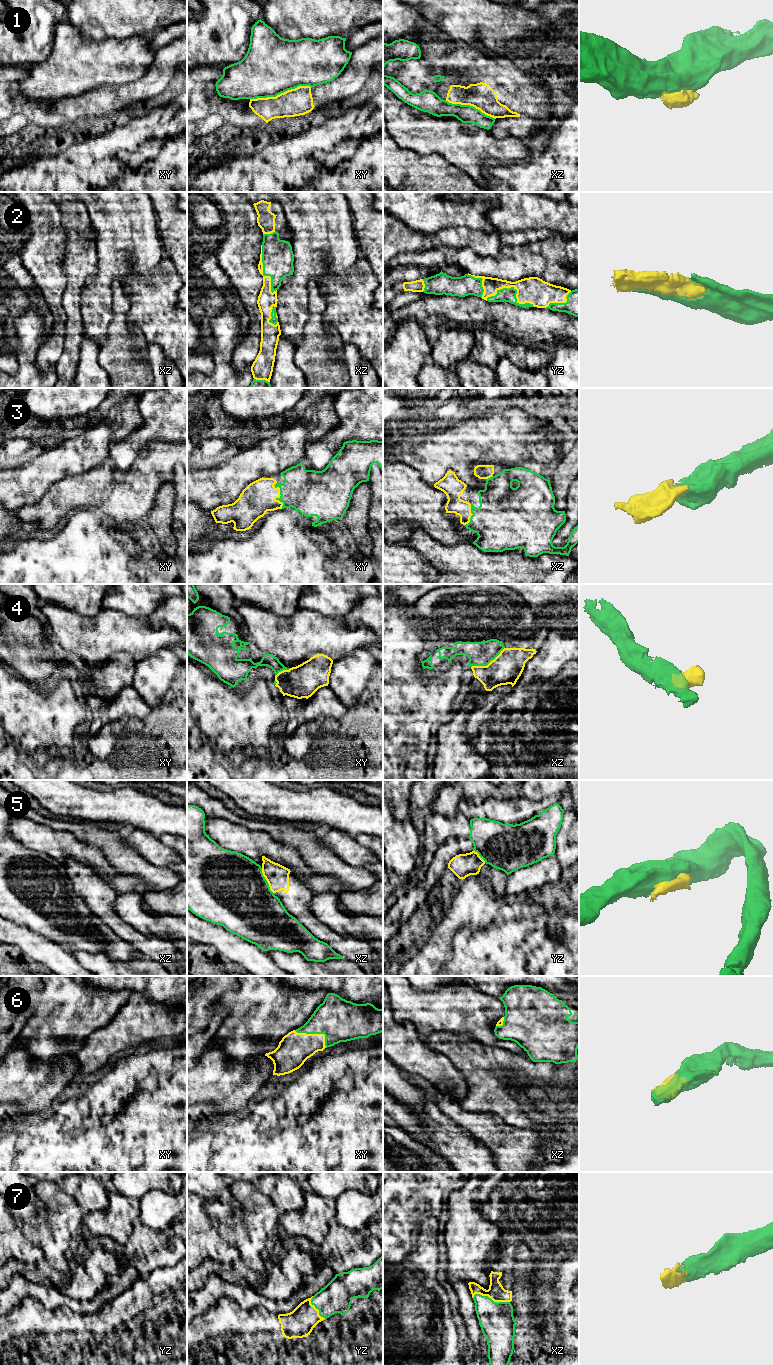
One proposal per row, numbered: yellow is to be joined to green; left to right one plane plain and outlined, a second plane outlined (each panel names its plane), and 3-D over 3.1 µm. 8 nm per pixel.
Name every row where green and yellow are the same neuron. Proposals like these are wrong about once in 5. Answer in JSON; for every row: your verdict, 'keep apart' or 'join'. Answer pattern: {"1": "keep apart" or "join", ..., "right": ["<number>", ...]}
{"1": "keep apart", "2": "join", "3": "join", "4": "keep apart", "5": "keep apart", "6": "join", "7": "join", "right": ["2", "3", "6", "7"]}

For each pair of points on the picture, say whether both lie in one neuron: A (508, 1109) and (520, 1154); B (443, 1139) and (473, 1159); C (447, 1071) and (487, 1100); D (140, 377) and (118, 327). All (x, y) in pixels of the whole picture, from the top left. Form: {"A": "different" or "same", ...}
{"A": "different", "B": "same", "C": "different", "D": "same"}

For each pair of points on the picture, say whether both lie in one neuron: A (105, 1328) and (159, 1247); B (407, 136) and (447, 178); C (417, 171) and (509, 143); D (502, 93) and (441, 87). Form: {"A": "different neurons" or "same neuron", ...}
{"A": "different neurons", "B": "different neurons", "C": "different neurons", "D": "same neuron"}

